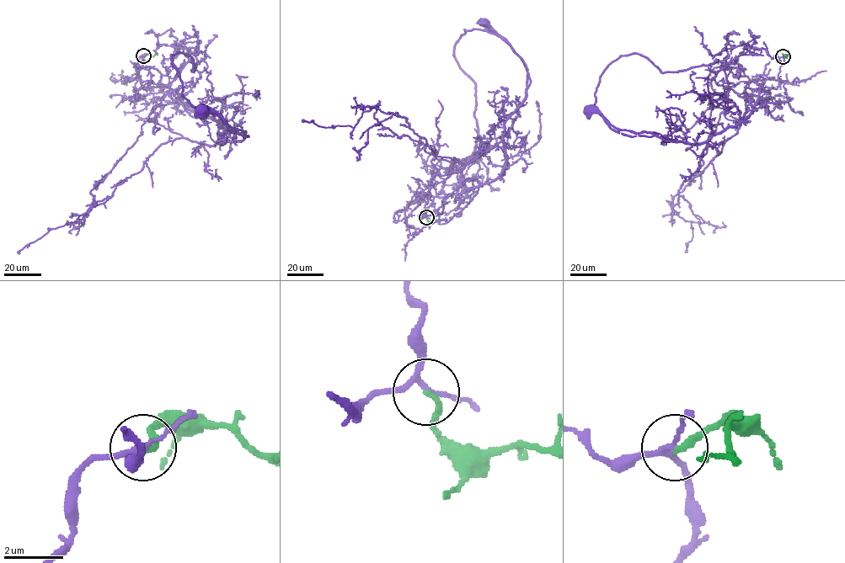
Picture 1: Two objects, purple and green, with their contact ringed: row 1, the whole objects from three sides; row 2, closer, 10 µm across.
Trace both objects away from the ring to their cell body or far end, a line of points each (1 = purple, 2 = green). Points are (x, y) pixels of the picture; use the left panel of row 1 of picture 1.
1: (143, 55), (136, 65), (142, 88), (173, 89), (222, 127), (222, 144), (243, 139), (245, 131), (203, 108)
2: (143, 55), (152, 56), (157, 52)

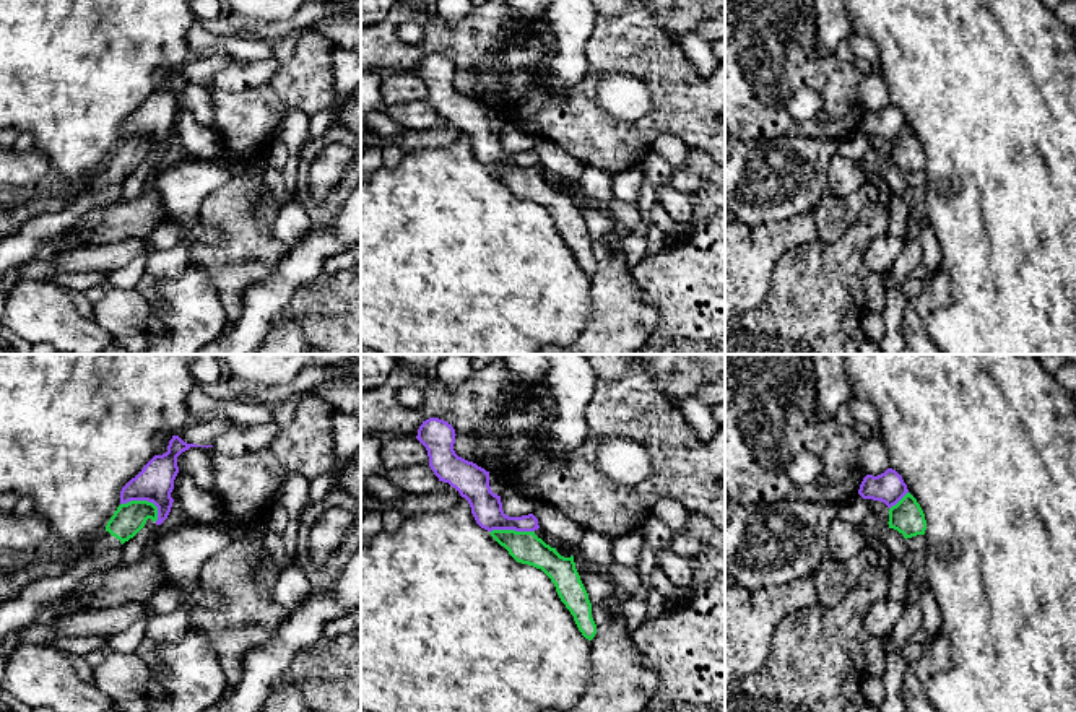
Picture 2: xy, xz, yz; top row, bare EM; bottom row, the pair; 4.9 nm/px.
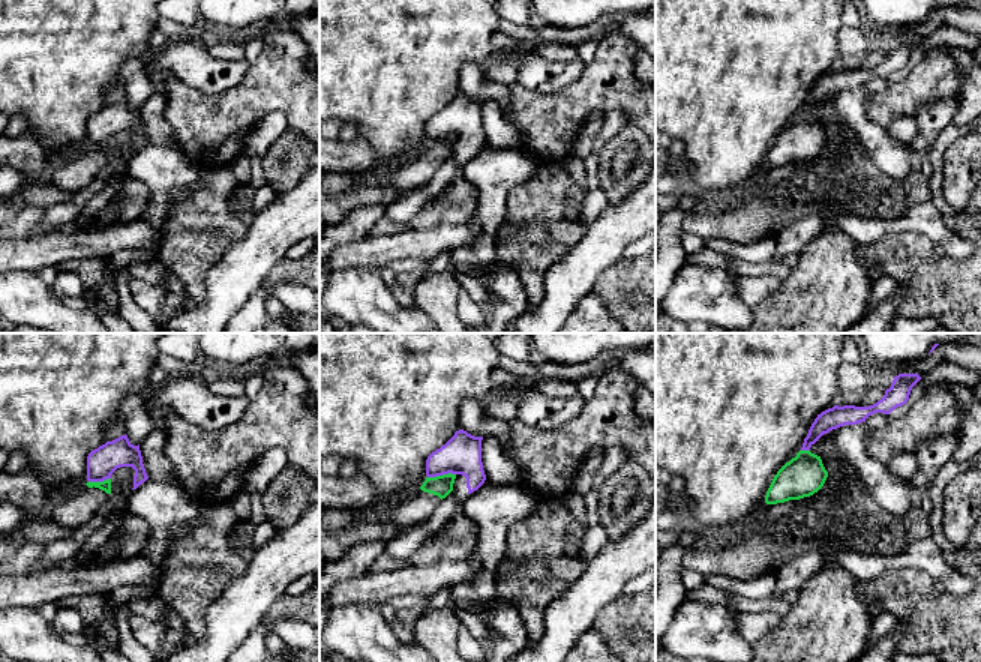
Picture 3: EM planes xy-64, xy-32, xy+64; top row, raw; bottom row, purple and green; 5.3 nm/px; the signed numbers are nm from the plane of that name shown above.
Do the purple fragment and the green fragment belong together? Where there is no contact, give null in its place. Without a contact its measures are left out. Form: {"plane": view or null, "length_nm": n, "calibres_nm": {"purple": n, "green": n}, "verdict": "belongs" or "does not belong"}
{"plane": "xy", "length_nm": 200, "calibres_nm": {"purple": 190, "green": 160}, "verdict": "does not belong"}

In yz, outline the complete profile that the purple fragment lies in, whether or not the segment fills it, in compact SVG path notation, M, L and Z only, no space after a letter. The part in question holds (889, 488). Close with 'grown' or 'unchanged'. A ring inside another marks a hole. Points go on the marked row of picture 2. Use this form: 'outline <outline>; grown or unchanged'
outline M887 468L884 473L873 476L866 475L860 484L858 494L863 499L884 502L889 509L896 506L909 493L902 476Z; unchanged

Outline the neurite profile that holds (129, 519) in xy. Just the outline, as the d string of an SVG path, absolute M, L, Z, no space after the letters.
M130 501L120 504L107 522L106 530L86 548L75 551L75 558L94 556L124 545L145 527L148 519L158 520L158 507L153 502Z

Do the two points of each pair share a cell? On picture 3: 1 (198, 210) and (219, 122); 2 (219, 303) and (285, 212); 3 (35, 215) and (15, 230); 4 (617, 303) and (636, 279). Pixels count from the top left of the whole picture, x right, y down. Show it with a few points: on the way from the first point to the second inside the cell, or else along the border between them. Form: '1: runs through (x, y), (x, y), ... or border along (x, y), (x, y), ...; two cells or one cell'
1: border along (227, 164), (200, 171); two cells
2: runs through (231, 281), (267, 242), (270, 234); one cell
3: runs through (30, 216), (20, 227); one cell
4: runs through (617, 296), (629, 282); one cell

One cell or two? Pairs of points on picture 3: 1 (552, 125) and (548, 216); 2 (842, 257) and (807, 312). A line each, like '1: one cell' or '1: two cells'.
1: two cells
2: one cell

